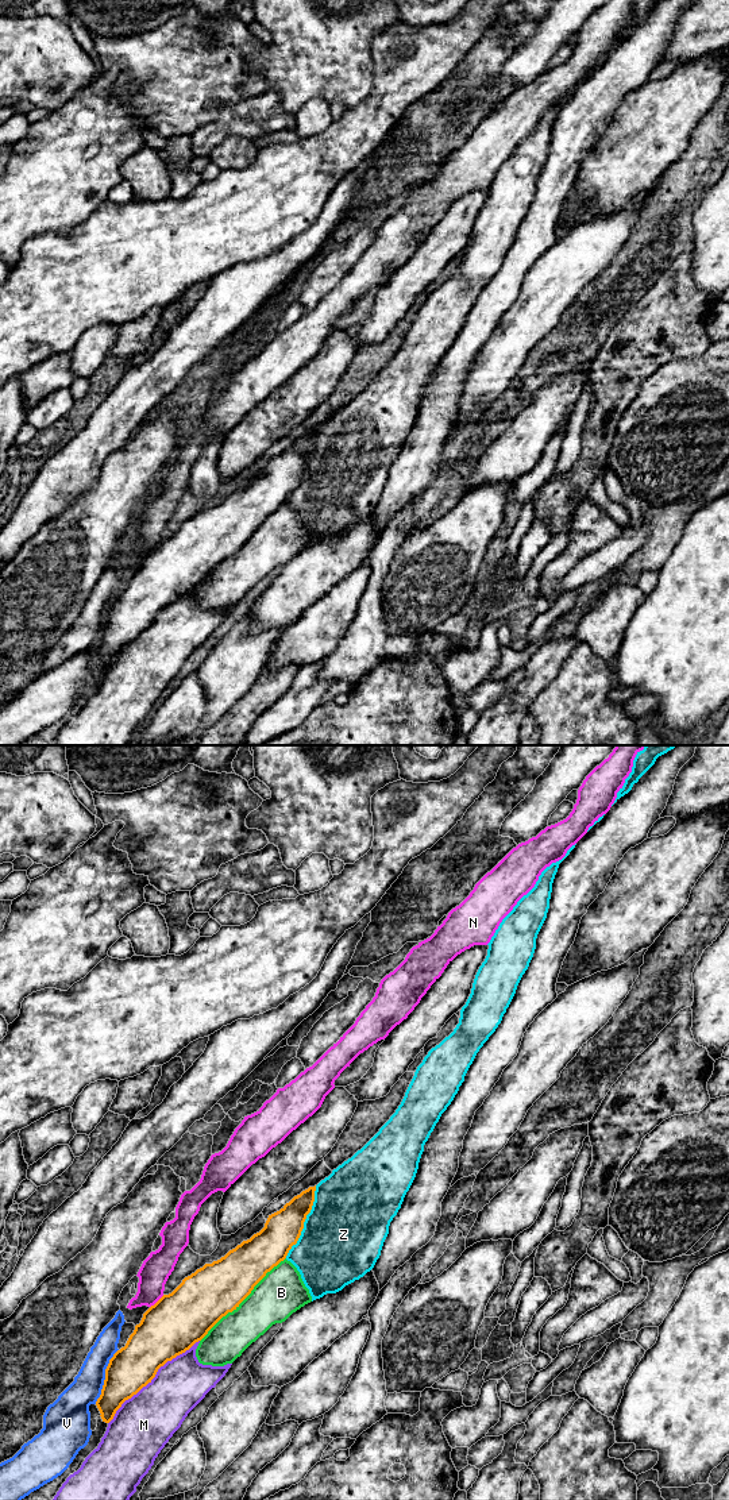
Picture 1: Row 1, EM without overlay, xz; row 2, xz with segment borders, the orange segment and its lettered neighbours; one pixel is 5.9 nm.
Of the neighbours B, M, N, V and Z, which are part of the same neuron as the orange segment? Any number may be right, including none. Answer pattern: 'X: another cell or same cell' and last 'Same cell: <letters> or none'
B: same cell
M: another cell
N: another cell
V: another cell
Z: another cell
Same cell: B

